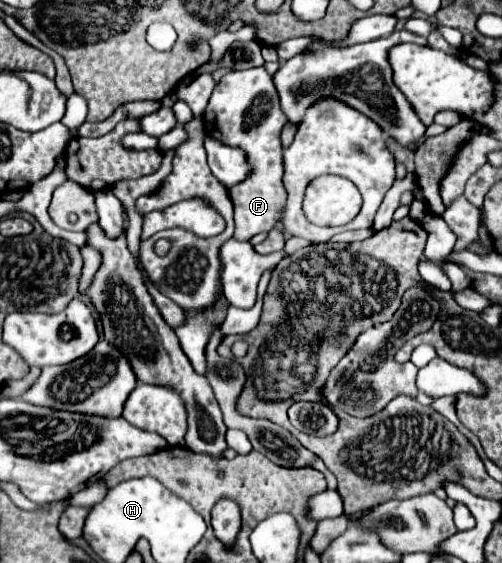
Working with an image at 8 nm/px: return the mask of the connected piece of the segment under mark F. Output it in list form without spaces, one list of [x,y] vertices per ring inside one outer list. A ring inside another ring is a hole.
[[[263,66],[227,72],[211,94],[205,112],[207,134],[227,146],[245,150],[249,162],[253,164],[253,176],[229,188],[229,196],[235,206],[235,240],[251,240],[259,232],[269,232],[277,226],[277,220],[281,218],[287,192],[281,182],[283,148],[279,136],[285,124],[287,116],[279,106],[273,76]]]

